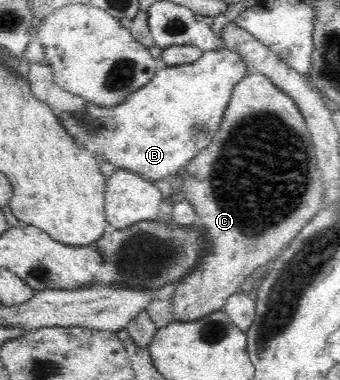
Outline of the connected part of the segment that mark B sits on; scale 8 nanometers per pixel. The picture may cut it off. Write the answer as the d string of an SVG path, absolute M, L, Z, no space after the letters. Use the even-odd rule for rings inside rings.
M226 47L205 52L190 64L160 66L144 87L122 103L112 107L90 103L81 114L64 112L59 120L76 145L93 153L99 162L108 161L151 182L180 177L185 165L219 130L234 86L253 71L245 63Z

